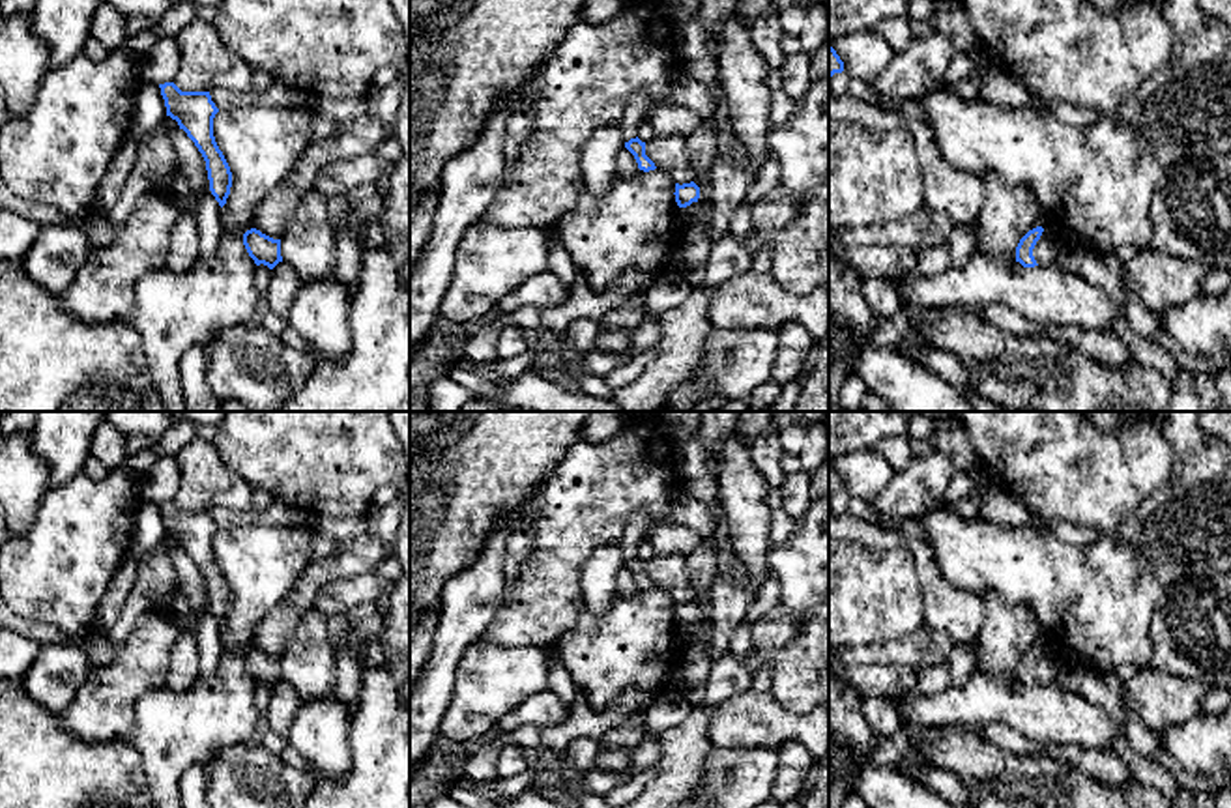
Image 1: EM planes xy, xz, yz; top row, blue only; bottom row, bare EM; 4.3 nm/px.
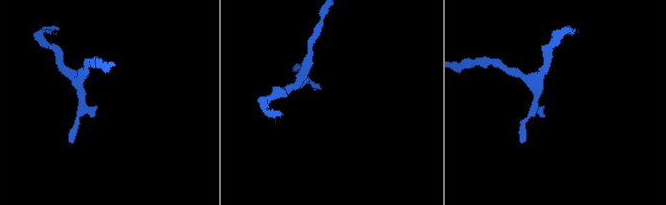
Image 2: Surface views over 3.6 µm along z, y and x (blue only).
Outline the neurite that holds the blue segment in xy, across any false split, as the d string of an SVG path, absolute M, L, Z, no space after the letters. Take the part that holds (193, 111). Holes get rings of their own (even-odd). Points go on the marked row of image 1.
M174 82L159 84L167 116L195 142L206 161L210 191L223 208L230 195L232 172L213 137L213 118L219 112L210 92L181 92Z

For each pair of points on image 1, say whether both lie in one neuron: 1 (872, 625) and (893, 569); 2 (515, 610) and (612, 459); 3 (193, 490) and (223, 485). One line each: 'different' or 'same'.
1: same
2: same
3: same

